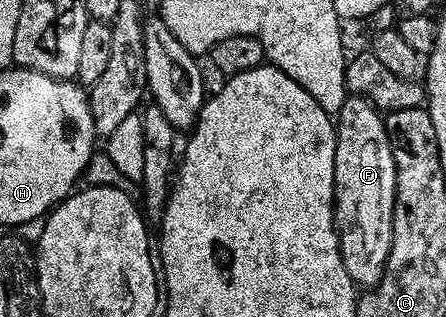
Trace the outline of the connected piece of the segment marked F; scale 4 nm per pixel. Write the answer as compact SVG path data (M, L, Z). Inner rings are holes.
M349 97L347 104L340 109L336 122L336 163L334 164L334 180L336 181L336 234L340 237L342 260L346 264L346 272L356 281L357 287L375 288L384 278L386 264L390 260L392 241L394 240L394 212L396 211L396 189L398 188L398 172L392 150L392 136L388 133L385 115L374 107L370 101L361 97Z

